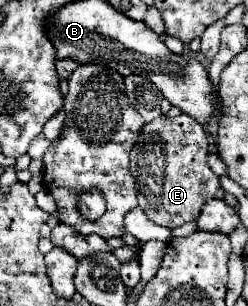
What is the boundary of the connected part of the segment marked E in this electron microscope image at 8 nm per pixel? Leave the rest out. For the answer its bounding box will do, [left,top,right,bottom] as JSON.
[130,114,220,228]

